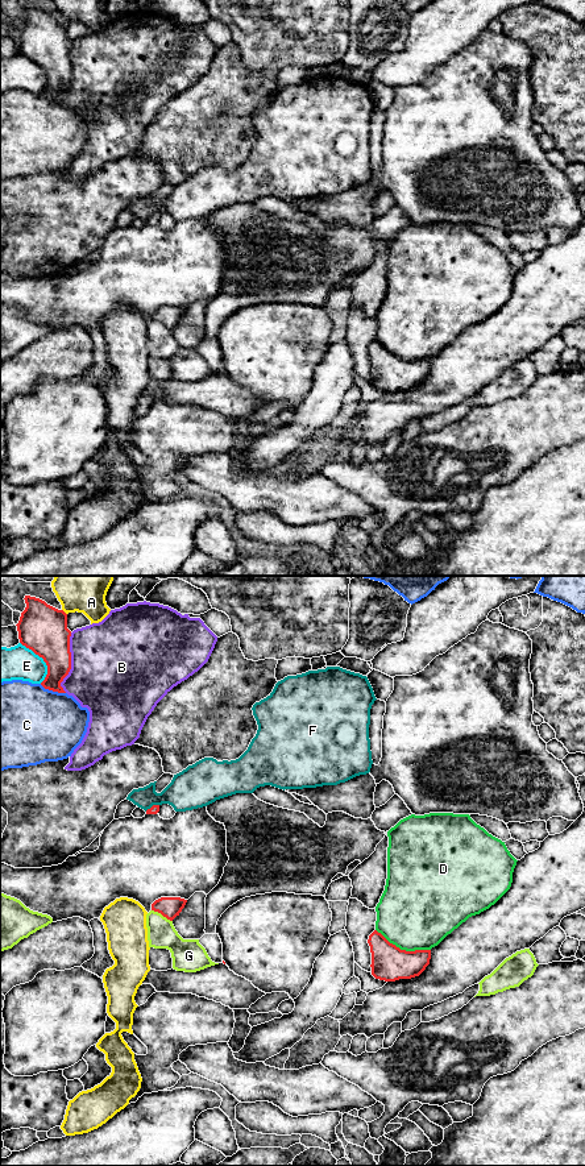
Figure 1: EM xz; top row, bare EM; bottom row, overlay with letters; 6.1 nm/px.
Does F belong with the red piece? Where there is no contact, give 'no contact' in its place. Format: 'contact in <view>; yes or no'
contact in xz; no

